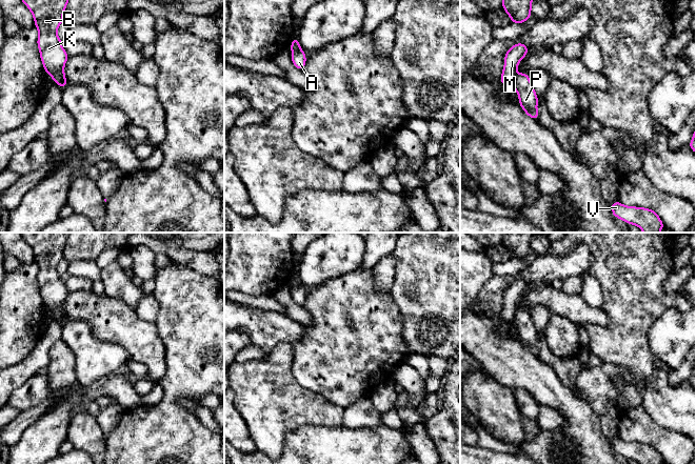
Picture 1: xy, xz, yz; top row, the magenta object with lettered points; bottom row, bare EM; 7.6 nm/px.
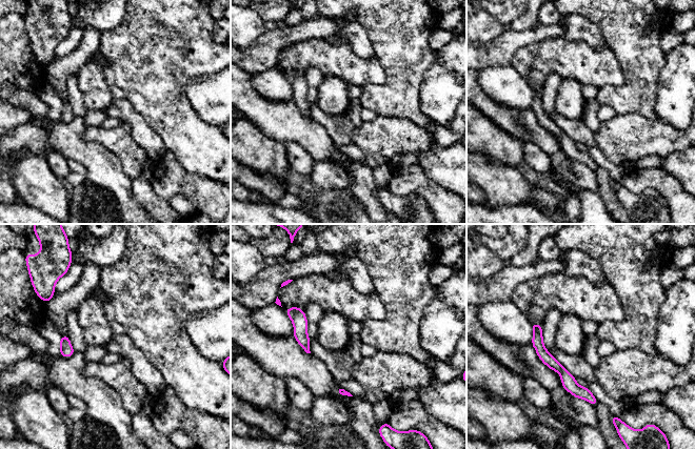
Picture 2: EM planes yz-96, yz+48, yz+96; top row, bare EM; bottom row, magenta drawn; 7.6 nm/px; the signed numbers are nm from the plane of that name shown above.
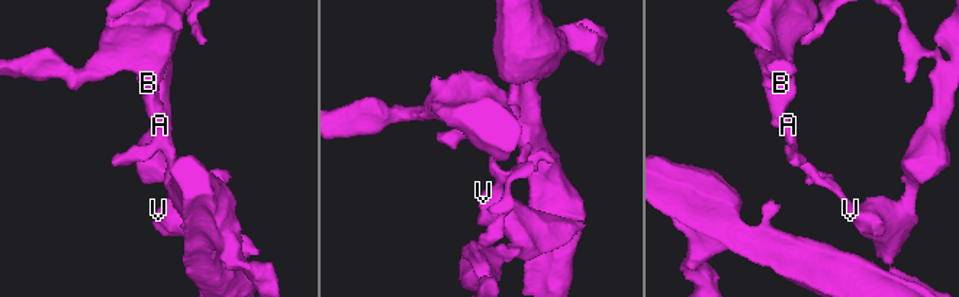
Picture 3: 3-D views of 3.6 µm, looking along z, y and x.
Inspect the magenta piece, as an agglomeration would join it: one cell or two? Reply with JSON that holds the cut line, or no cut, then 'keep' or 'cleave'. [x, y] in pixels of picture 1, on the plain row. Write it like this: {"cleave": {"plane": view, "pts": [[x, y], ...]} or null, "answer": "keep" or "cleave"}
{"cleave": {"plane": "yz", "pts": [[517, 310], [512, 321]]}, "answer": "cleave"}

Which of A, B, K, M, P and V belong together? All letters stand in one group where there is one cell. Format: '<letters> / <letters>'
A P V / B K M

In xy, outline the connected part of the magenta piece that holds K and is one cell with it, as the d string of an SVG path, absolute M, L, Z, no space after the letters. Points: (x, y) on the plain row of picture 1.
M20 233L31 246L39 267L37 280L44 306L60 320L65 315L64 301L68 290L57 271L63 248L71 233Z

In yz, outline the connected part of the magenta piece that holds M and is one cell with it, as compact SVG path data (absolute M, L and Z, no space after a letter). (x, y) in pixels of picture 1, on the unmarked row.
M517 279L510 283L504 291L504 302L500 312L500 318L505 322L512 323L516 315L516 307L519 298L528 290L528 282Z

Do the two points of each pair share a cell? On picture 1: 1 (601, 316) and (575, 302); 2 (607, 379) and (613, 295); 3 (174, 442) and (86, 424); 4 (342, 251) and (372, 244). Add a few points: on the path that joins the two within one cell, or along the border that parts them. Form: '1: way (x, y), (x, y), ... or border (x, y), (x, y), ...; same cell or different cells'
1: way (595, 316), (588, 315), (581, 308); same cell
2: border (603, 361), (616, 364), (631, 372); different cells
3: border (106, 438), (104, 452); different cells
4: border (364, 243), (364, 254), (359, 266); different cells

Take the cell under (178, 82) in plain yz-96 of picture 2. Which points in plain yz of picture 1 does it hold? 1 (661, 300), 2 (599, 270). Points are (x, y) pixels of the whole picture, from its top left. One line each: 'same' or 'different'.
1: same
2: same

